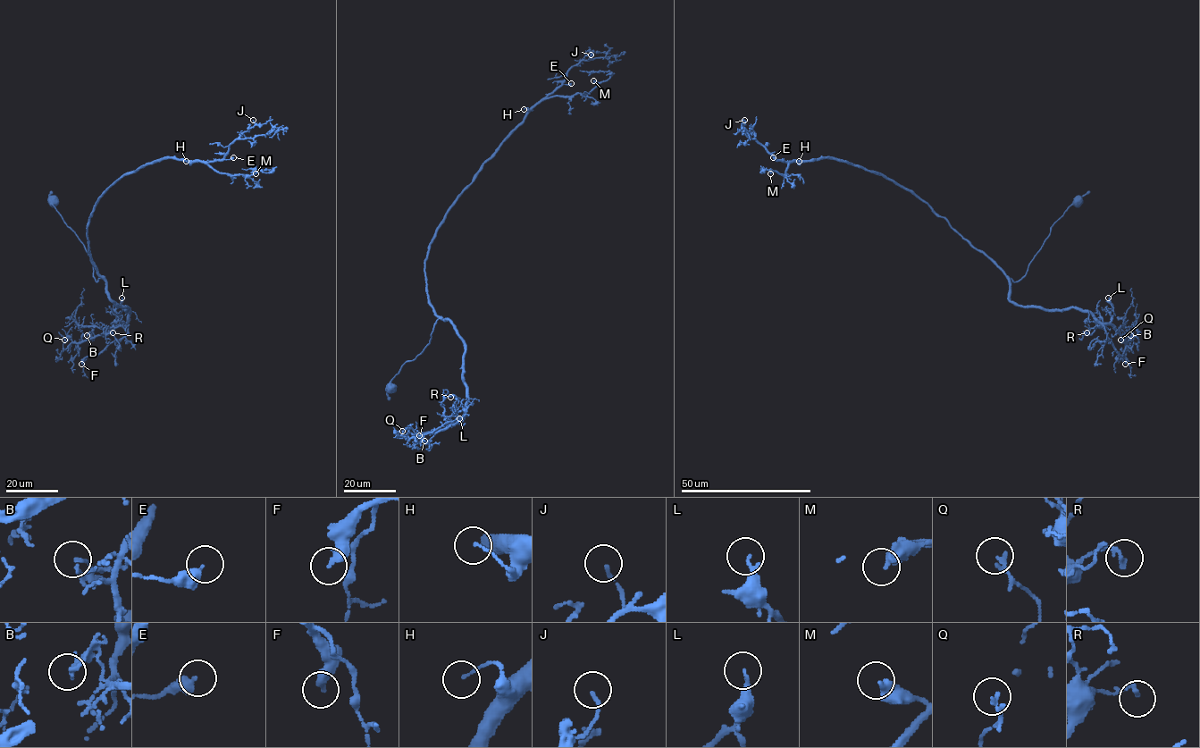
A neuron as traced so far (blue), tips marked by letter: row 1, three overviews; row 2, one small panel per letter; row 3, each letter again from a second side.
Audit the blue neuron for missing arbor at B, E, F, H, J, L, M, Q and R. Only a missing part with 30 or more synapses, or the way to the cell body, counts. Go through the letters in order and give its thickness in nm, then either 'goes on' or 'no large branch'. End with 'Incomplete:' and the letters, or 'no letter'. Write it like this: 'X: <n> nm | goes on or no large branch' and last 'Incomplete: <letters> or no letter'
B: 120 nm | no large branch
E: 440 nm | no large branch
F: 400 nm | no large branch
H: 90 nm | no large branch
J: 120 nm | no large branch
L: 200 nm | no large branch
M: 360 nm | goes on
Q: 200 nm | no large branch
R: 150 nm | no large branch
Incomplete: M

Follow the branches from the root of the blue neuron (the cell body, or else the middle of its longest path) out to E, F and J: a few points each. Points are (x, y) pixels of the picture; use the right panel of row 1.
E: (1076, 200), (1052, 226), (1027, 273), (1013, 281), (927, 203), (883, 175), (838, 159), (782, 161), (773, 157)
F: (1076, 200), (1052, 226), (1027, 273), (1015, 281), (1008, 278), (1009, 299), (1048, 310), (1087, 310), (1125, 364)
J: (1076, 200), (1052, 226), (1027, 273), (1013, 281), (909, 190), (838, 159), (778, 161), (742, 128), (744, 120)

